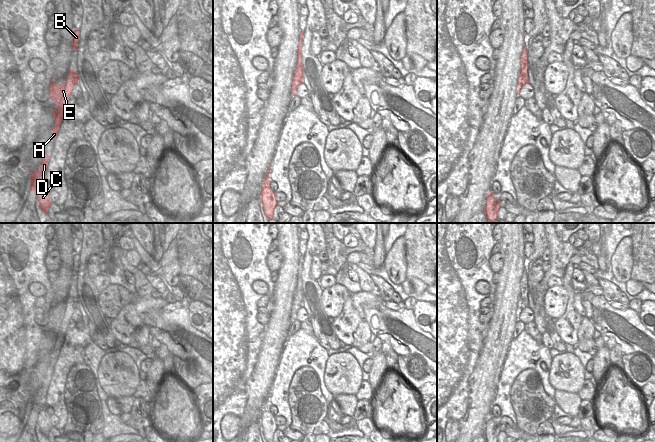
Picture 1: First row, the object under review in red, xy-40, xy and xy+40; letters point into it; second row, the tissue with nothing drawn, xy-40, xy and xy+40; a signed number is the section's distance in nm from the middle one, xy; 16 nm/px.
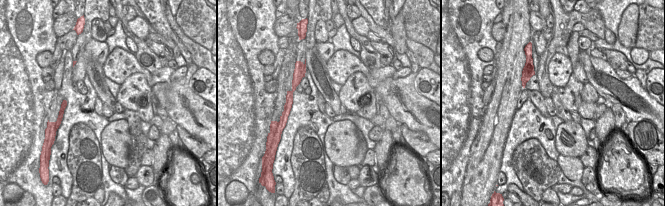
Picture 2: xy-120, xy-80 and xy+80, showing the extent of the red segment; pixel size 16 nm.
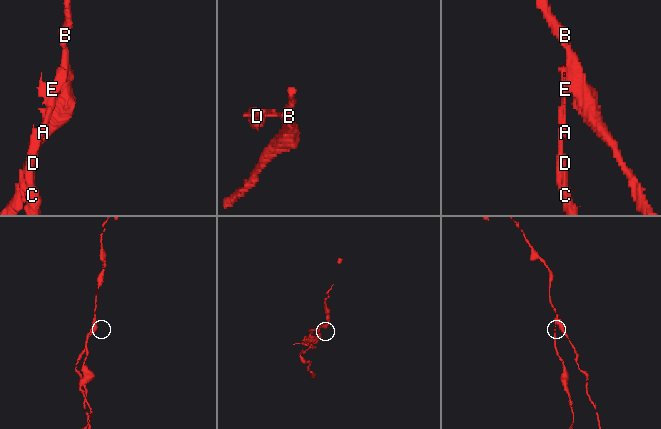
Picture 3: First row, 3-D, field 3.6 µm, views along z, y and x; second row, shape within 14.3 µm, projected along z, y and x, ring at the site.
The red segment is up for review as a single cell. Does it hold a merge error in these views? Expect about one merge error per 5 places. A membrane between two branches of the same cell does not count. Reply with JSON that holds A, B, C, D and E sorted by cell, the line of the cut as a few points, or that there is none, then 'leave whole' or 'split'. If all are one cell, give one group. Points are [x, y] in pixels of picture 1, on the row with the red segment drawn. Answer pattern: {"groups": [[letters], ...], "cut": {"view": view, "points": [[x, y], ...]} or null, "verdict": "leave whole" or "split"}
{"groups": [["A", "C", "D", "E"], ["B"]], "cut": {"view": "xy", "points": [[295, 69], [292, 90]]}, "verdict": "split"}

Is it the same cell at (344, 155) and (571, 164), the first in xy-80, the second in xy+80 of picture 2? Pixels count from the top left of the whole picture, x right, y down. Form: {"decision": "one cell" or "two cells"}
{"decision": "two cells"}

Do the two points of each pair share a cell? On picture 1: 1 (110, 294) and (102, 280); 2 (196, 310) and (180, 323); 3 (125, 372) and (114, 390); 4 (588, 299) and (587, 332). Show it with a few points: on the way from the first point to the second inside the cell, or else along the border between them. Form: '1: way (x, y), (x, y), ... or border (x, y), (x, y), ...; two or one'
1: border (109, 282), (99, 291); two
2: border (187, 307), (189, 321), (202, 332); two
3: way (121, 376), (114, 386); one
4: border (586, 316), (595, 329); two

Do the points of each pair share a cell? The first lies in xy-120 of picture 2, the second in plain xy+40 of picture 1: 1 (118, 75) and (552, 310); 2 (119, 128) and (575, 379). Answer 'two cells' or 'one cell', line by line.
1: one cell
2: one cell

